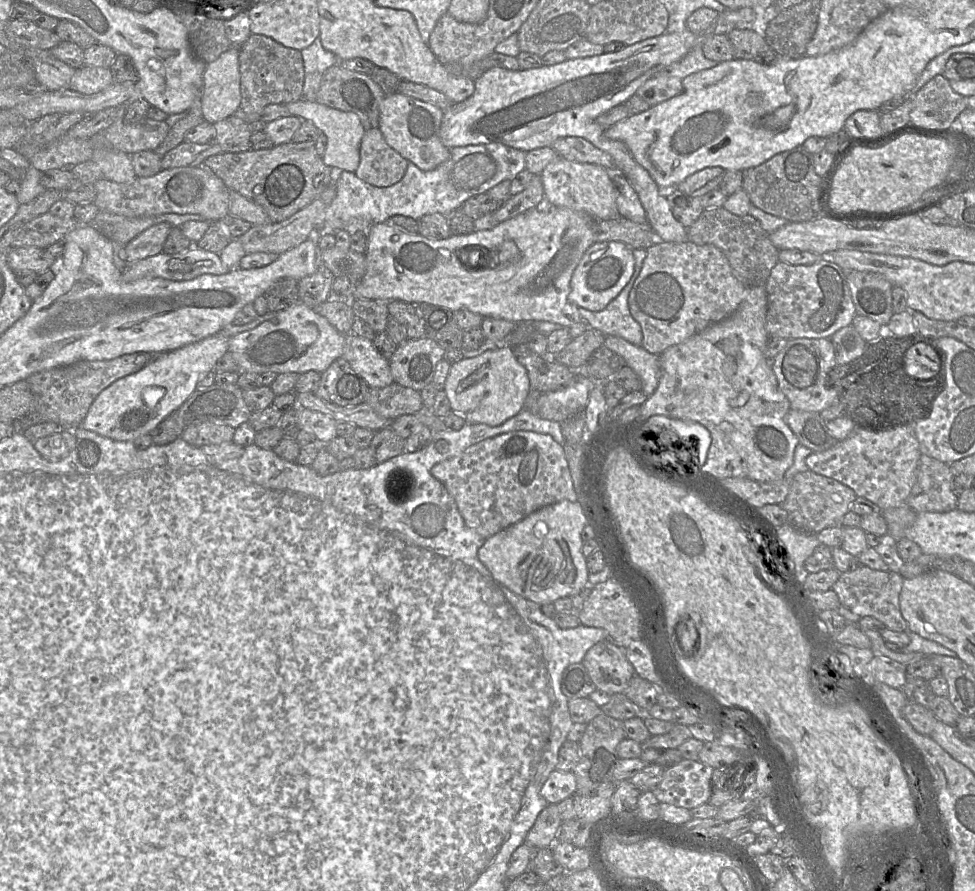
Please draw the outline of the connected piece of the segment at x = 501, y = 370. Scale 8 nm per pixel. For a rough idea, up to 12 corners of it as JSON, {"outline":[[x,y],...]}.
{"outline":[[511,346],[452,363],[444,390],[467,423],[525,408],[530,381]]}

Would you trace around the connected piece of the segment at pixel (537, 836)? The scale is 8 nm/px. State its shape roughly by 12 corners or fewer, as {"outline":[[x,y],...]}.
{"outline":[[557,804],[538,815],[523,844],[552,847],[561,823]]}

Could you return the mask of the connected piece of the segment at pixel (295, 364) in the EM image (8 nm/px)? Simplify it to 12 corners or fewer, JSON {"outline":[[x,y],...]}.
{"outline":[[299,303],[230,337],[239,373],[323,373],[346,335]]}

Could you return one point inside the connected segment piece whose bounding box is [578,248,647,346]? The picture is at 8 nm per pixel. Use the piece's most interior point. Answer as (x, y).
(615, 319)

